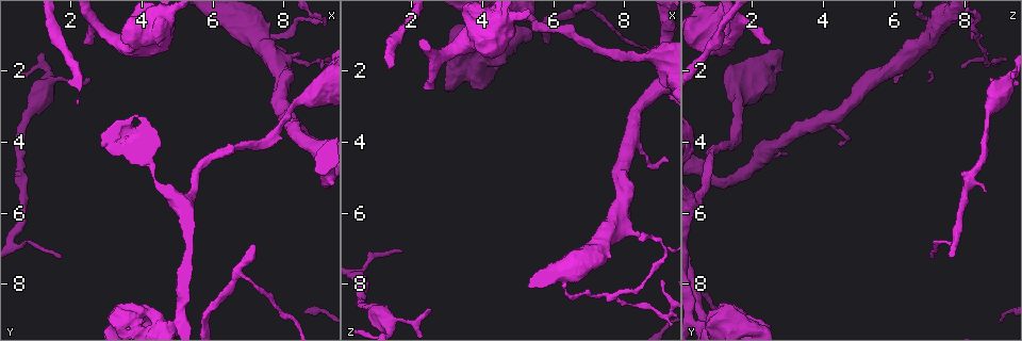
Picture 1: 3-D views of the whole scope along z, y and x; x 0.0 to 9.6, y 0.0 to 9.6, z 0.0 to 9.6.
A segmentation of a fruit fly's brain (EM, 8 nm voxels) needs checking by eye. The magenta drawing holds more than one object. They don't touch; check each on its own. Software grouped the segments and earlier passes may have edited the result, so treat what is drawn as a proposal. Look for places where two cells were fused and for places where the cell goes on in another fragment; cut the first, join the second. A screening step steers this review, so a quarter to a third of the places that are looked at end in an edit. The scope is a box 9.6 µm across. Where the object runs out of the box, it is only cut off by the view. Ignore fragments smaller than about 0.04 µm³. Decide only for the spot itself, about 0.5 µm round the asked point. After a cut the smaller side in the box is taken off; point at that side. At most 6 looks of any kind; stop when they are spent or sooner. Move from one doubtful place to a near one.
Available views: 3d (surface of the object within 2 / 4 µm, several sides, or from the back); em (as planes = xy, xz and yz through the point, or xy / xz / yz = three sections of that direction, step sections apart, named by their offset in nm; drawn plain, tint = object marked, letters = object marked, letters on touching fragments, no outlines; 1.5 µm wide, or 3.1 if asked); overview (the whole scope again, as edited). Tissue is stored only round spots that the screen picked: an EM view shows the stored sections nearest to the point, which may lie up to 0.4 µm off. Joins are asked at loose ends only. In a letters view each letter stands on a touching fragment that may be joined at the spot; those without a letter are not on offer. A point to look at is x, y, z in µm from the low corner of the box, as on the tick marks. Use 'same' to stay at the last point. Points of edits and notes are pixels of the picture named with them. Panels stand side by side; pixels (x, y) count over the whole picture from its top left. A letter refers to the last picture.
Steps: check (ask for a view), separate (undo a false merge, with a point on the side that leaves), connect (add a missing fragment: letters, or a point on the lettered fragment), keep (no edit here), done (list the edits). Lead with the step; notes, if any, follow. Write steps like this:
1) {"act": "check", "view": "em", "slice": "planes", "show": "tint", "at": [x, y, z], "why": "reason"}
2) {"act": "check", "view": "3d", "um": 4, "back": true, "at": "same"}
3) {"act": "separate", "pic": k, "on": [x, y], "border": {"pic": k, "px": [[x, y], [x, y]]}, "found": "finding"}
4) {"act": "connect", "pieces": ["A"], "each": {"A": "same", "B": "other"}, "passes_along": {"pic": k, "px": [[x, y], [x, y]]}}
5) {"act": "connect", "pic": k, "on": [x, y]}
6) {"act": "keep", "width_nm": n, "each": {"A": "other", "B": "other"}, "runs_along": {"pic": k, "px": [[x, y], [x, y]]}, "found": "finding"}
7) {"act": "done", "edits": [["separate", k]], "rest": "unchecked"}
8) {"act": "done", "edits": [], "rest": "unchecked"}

{"act": "check", "view": "3d", "um": 2, "back": true, "at": [2.35, 1.20, 2.40], "why": "branch stops here"}

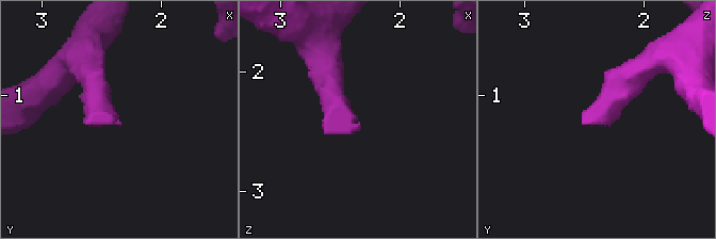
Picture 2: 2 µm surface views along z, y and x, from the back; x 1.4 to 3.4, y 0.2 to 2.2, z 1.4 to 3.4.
{"act": "check", "view": "em", "slice": "planes", "show": "letters", "at": [2.32, 1.22, 2.46], "why": "need the tissue"}

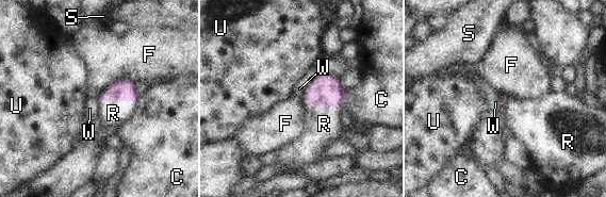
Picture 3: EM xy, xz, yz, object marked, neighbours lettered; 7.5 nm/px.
{"act": "connect", "pieces": ["R"], "longest_contact_nm": ["R", 300], "each": {"C": "other", "F": "other", "R": "same", "S": "other", "U": "other", "W": "other"}, "passes_along": {"pic": 3, "px": [[124, 89], [119, 100], [113, 113]]}, "found": "the cell continues"}

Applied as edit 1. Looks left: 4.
{"act": "check", "view": "overview", "why": "redraw"}

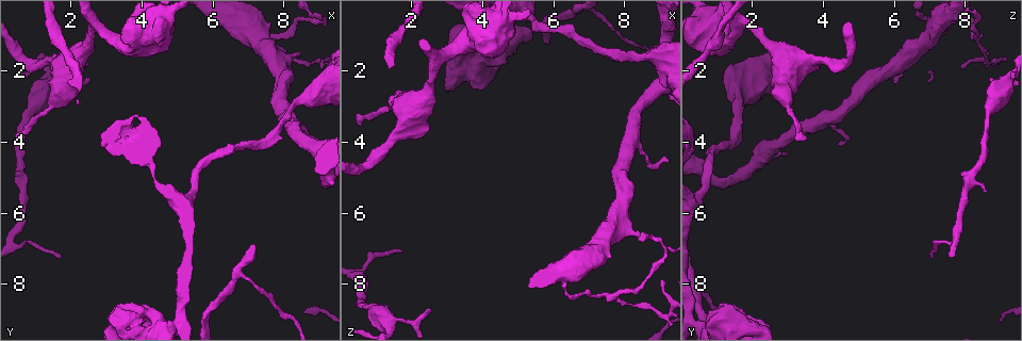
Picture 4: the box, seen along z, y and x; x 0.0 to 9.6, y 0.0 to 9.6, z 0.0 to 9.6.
{"act": "check", "view": "em", "slice": "planes", "show": "letters", "at": [8.45, 1.45, 6.65], "why": "free end"}

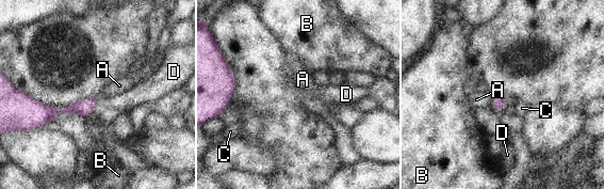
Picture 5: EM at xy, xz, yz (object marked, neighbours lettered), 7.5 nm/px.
{"act": "connect", "pieces": ["D"], "each": {"A": "other", "B": "other", "C": "other", "D": "same"}, "passes_along": {"pic": 5, "px": [[84, 107], [95, 106], [107, 109]]}, "found": "it goes on there"}

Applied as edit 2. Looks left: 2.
{"act": "check", "view": "3d", "um": 2, "back": true, "at": [7.60, 1.10, 8.30]}

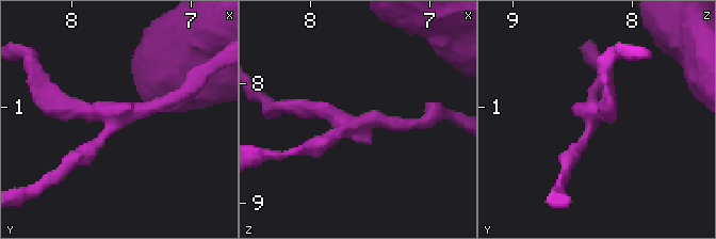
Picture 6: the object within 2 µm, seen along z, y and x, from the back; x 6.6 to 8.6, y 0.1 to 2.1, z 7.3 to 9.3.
{"act": "check", "view": "em", "slice": "planes", "show": "letters", "at": [7.64, 1.04, 8.32], "why": "now the EM"}

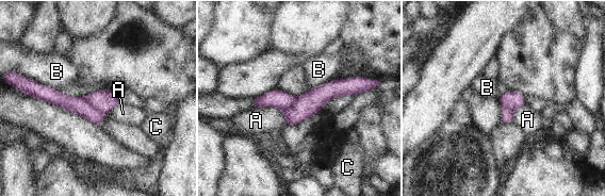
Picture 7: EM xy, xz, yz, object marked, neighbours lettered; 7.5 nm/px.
{"act": "separate", "pic": 7, "on": [104, 100], "width_nm": 150, "each": {"A": "other", "B": "other", "C": "other"}, "found": "two cells meet here"}

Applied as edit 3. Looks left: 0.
{"act": "done", "edits": [["connect", 3], ["connect", 5], ["separate", 7]], "rest": "unchecked"}

